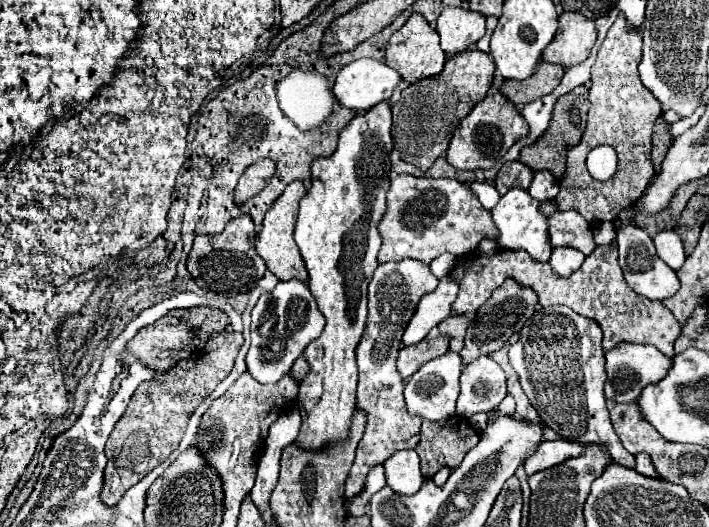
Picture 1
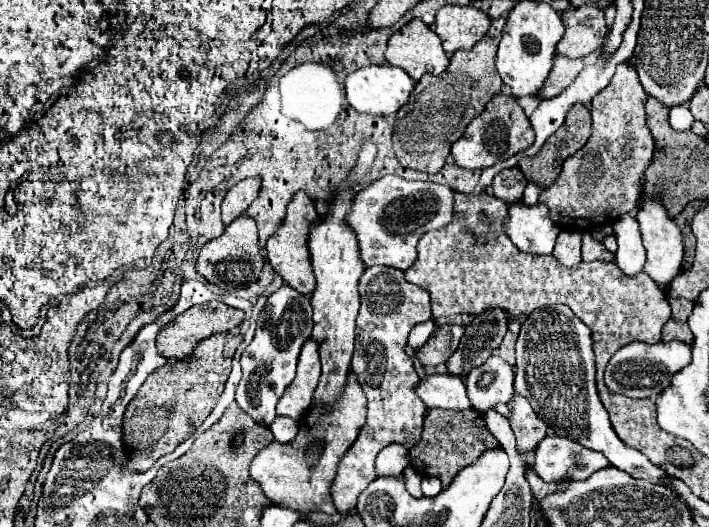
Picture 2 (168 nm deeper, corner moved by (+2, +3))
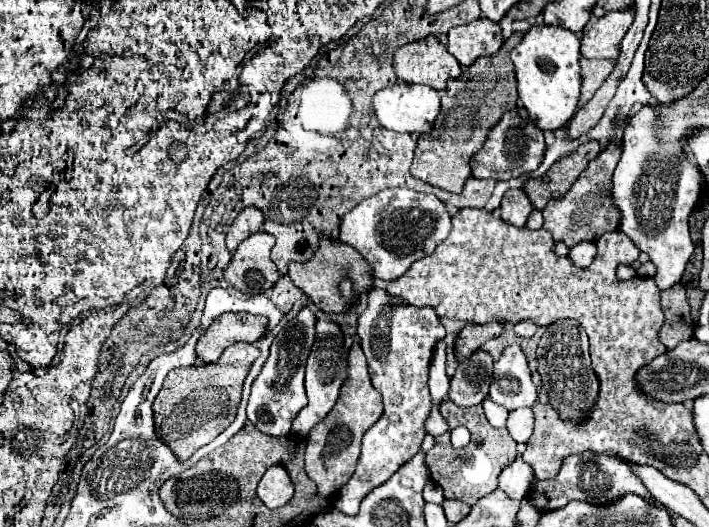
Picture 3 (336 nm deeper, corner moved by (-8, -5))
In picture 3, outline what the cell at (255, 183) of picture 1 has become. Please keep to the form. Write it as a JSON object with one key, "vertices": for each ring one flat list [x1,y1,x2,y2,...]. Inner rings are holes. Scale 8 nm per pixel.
{"vertices":[[253,205,241,209,241,213,235,217,235,221,229,227,229,233,227,233,227,249,233,253,243,239,247,239,251,233,263,229,263,221,265,219,263,219,261,209,253,207]]}

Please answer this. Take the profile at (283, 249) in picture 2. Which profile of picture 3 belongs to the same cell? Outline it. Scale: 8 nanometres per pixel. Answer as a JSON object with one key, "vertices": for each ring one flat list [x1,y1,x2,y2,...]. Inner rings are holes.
{"vertices":[[319,233,319,249,315,251,315,257,311,257,311,261,305,261,305,263,291,261,291,265,289,265,291,281,315,303,317,309,321,309,325,313,345,313,347,311,347,303,337,291,339,281,347,275,353,281,355,297,359,297,363,289,371,287,373,275,371,275,369,265,363,261,363,257,355,249,351,249,347,243,341,243,339,239,323,237,323,233]]}

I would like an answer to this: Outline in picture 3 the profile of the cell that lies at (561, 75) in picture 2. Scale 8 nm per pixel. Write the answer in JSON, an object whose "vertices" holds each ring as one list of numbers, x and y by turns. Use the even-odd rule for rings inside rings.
{"vertices":[[581,57,581,73,583,73,583,85,579,95,579,105,587,103,593,93,601,87,601,83,607,79,607,75,613,71,613,61,609,59,585,59]]}

